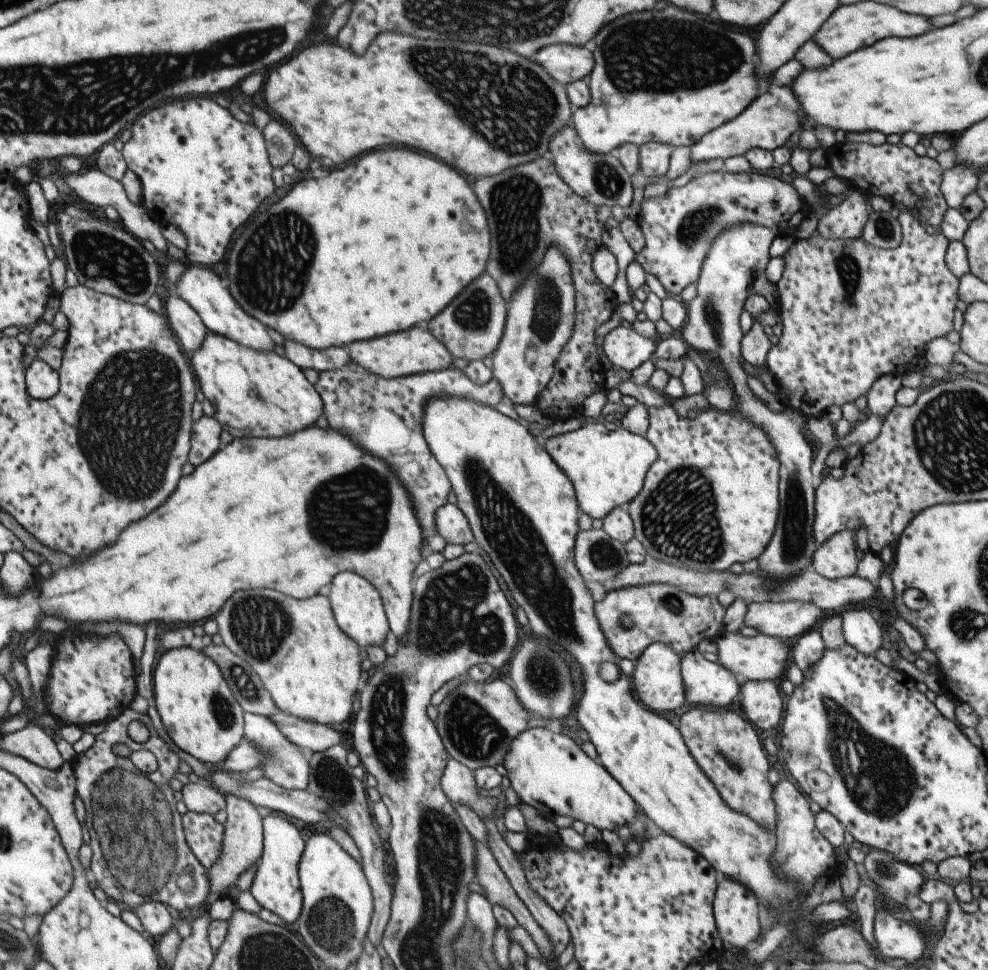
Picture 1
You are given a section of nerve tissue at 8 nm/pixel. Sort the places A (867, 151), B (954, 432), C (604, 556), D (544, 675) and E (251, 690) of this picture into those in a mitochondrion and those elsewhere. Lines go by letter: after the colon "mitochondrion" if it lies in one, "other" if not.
A: other
B: mitochondrion
C: mitochondrion
D: mitochondrion
E: mitochondrion

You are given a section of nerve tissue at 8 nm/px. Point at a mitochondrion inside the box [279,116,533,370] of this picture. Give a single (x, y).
(473, 313)

